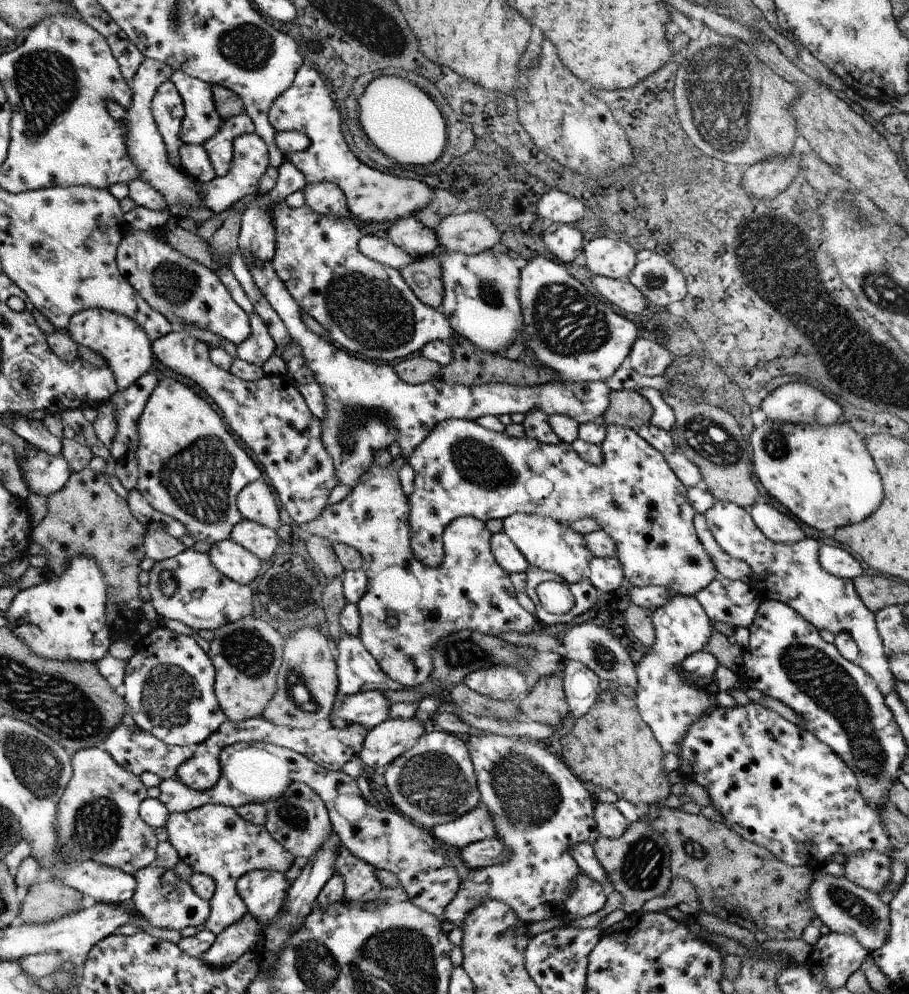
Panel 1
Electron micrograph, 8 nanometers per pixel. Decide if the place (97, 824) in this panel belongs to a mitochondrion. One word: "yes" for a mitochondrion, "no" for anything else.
yes

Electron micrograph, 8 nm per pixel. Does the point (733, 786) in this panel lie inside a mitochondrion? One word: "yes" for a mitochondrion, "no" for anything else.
no

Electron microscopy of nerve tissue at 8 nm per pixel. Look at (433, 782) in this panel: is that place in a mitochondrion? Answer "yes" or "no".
yes

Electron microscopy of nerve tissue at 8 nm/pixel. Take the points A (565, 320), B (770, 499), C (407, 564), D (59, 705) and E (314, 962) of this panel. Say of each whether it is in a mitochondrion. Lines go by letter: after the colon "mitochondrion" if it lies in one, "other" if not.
A: mitochondrion
B: other
C: other
D: mitochondrion
E: mitochondrion

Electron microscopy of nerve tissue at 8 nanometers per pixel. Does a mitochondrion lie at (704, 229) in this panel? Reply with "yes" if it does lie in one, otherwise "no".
no

